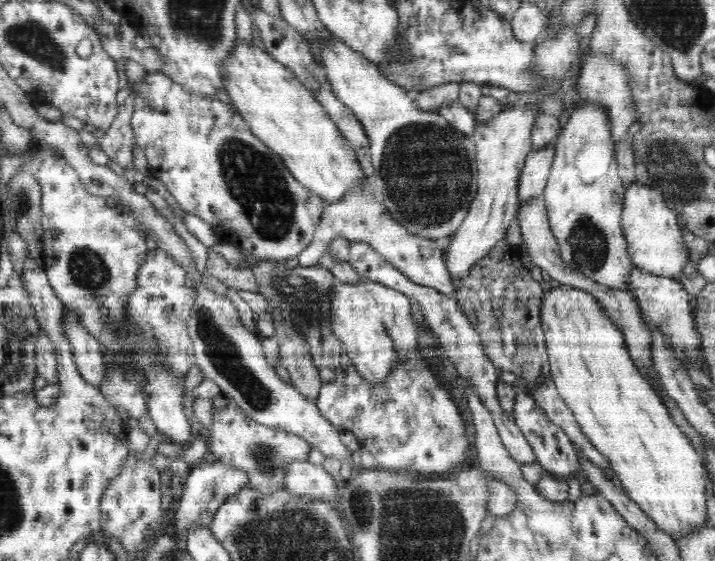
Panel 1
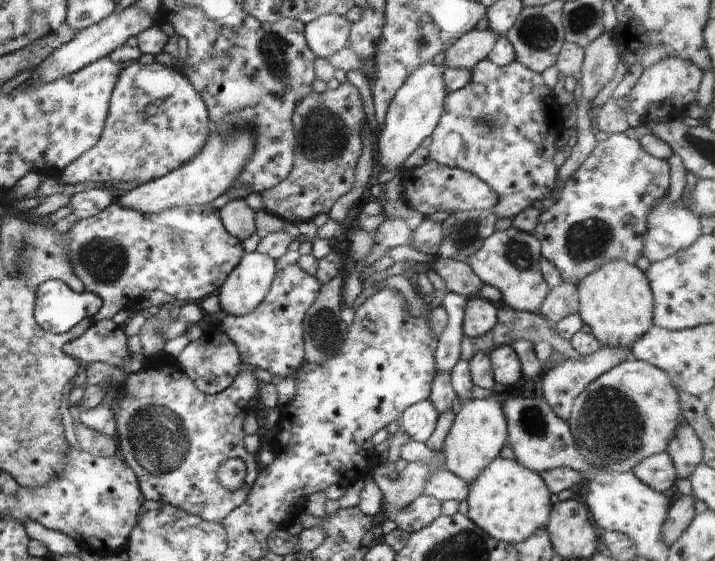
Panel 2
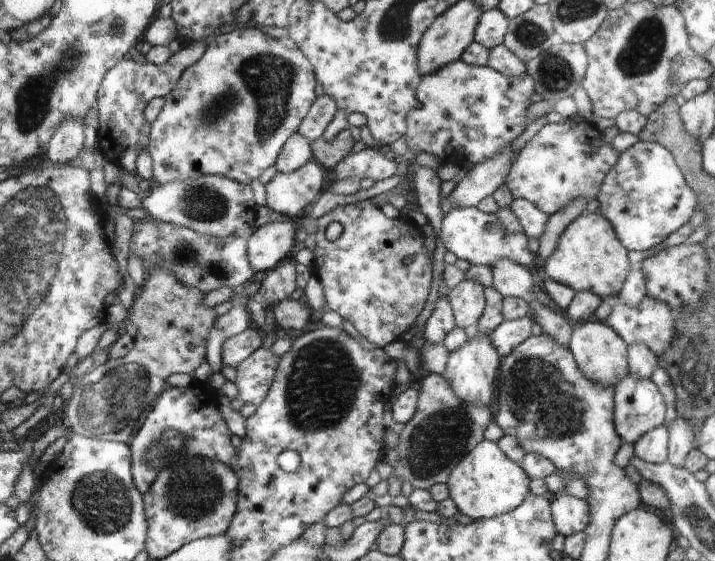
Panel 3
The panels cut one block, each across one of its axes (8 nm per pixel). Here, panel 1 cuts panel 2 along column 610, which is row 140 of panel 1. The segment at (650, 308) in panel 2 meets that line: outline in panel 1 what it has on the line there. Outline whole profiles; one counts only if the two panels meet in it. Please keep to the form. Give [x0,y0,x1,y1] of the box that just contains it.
[224,40,365,205]

